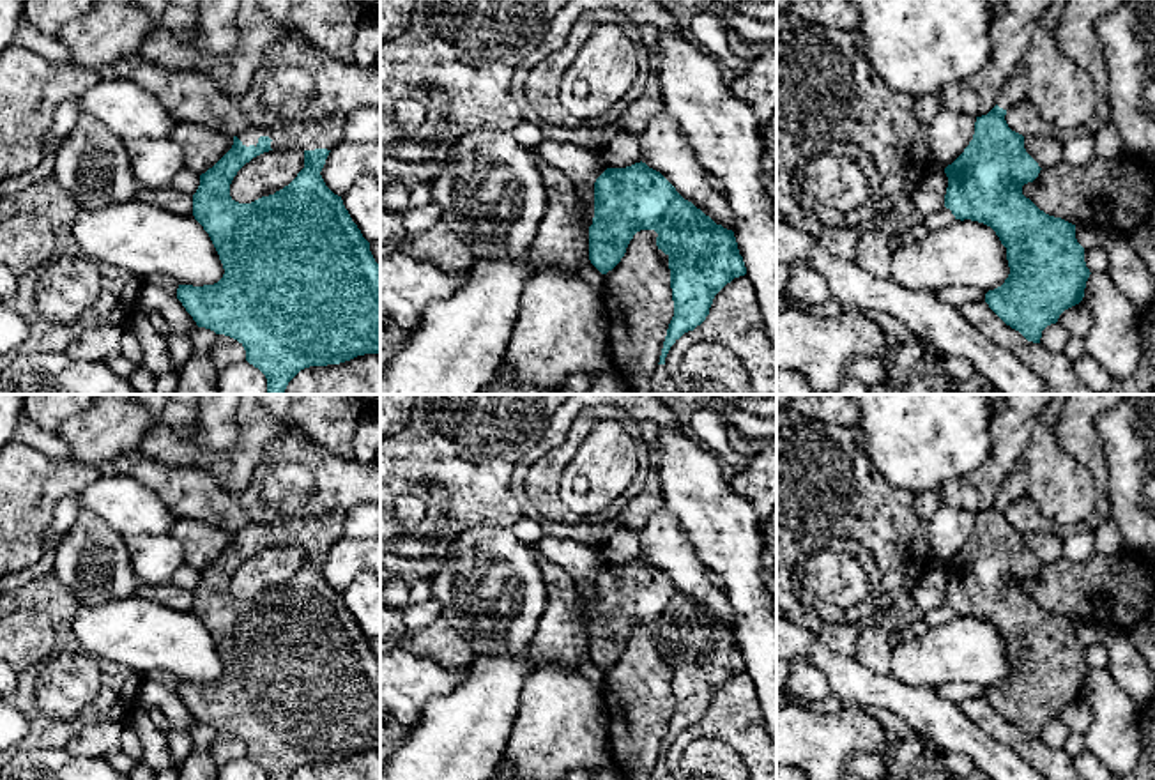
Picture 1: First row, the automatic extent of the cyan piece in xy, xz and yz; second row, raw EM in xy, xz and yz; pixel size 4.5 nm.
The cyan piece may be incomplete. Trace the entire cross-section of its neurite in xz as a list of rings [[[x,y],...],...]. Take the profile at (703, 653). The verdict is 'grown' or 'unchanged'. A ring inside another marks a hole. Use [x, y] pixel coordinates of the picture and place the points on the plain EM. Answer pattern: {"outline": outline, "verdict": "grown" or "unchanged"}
{"outline": [[[646,559],[626,564],[607,564],[594,578],[594,614],[589,623],[589,656],[601,669],[612,667],[640,626],[658,630],[656,642],[669,653],[674,713],[669,720],[658,761],[665,761],[670,743],[709,711],[715,692],[734,674],[745,672],[732,626],[716,621],[709,612],[685,596],[676,584]]], "verdict": "unchanged"}

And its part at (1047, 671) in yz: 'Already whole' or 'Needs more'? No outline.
Needs more

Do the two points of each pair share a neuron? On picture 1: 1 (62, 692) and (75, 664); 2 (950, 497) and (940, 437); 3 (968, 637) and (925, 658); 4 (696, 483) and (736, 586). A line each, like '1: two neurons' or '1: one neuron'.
1: one neuron
2: two neurons
3: one neuron
4: one neuron

